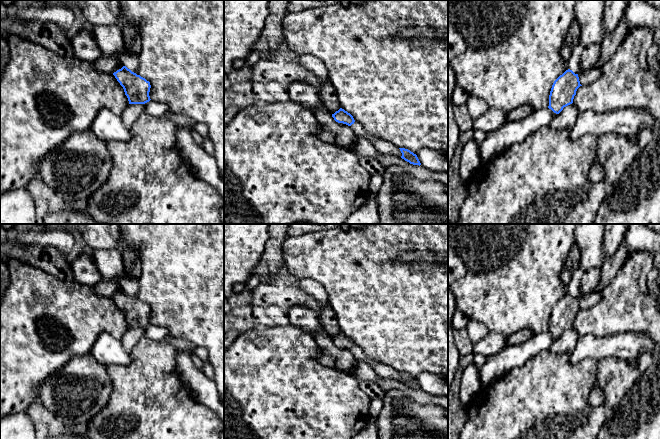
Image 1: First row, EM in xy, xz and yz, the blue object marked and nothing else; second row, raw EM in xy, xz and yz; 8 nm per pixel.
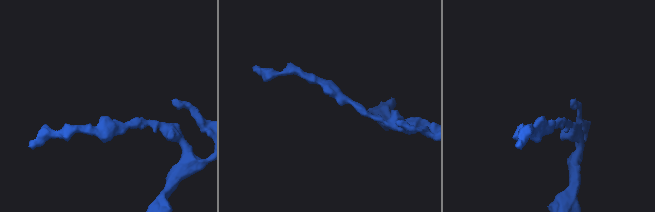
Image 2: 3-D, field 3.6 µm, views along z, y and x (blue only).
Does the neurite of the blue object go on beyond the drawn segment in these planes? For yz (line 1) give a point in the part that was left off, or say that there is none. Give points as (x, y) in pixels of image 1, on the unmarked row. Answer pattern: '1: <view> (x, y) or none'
1: none

